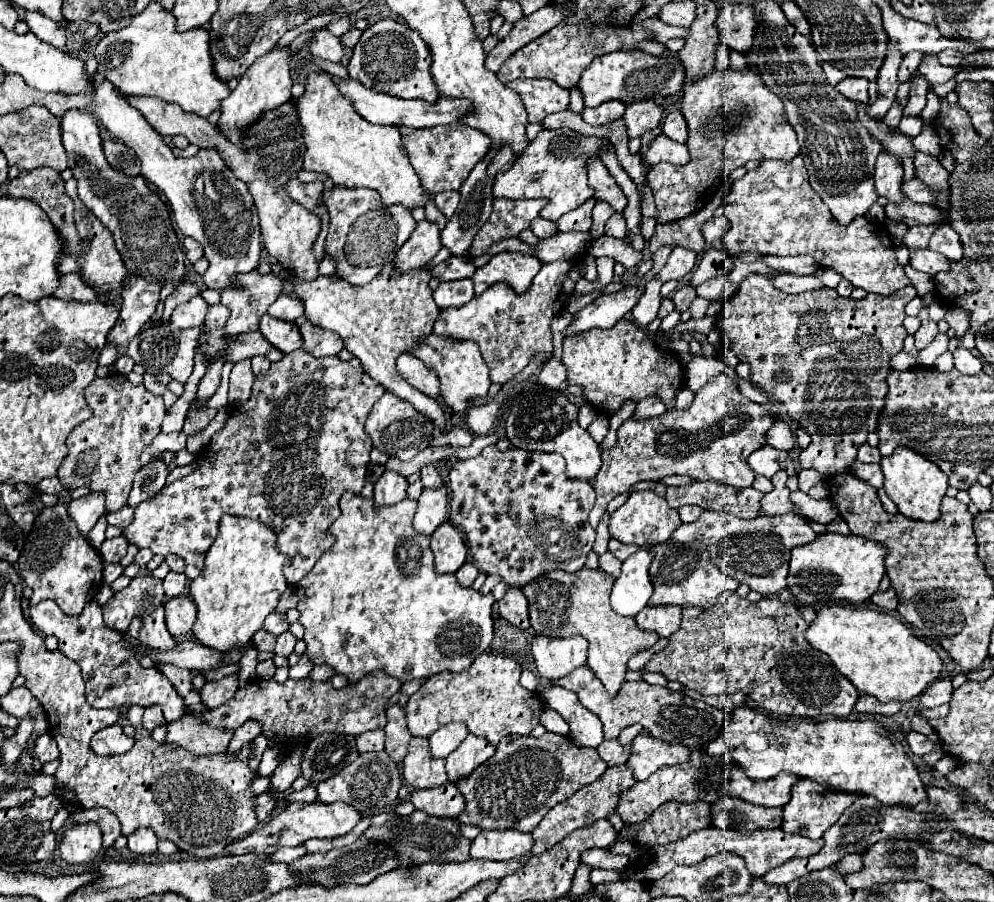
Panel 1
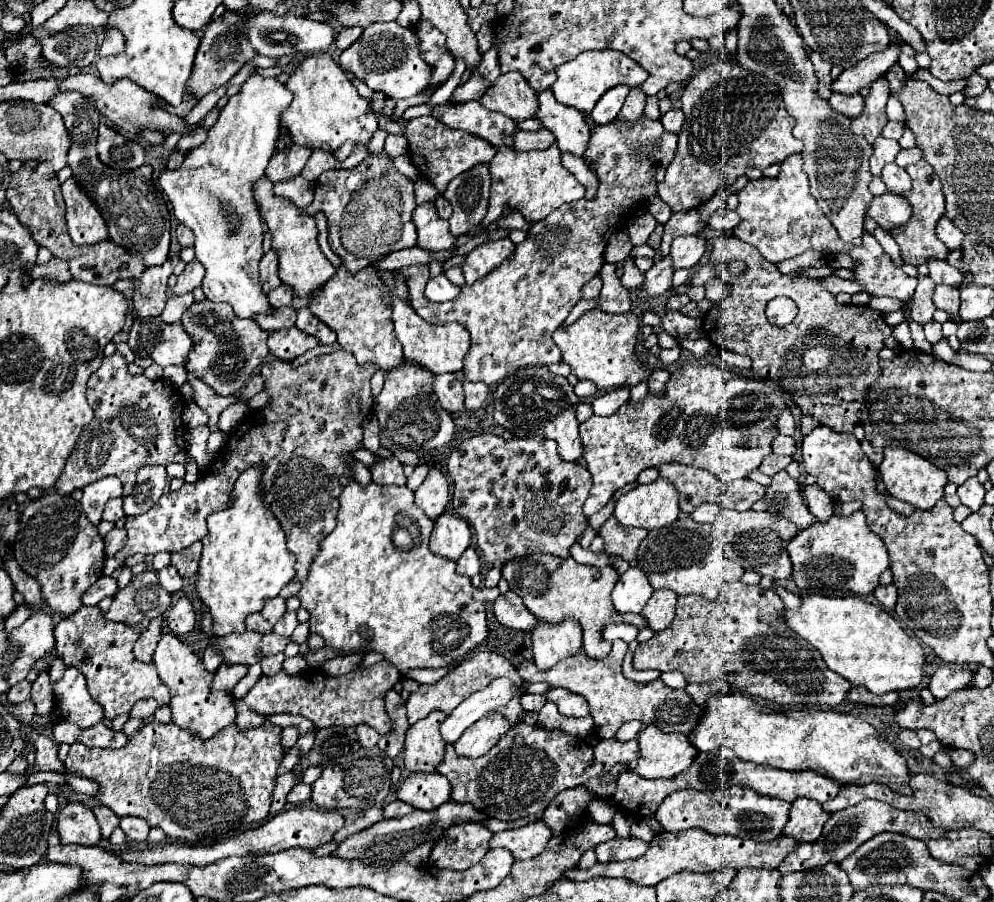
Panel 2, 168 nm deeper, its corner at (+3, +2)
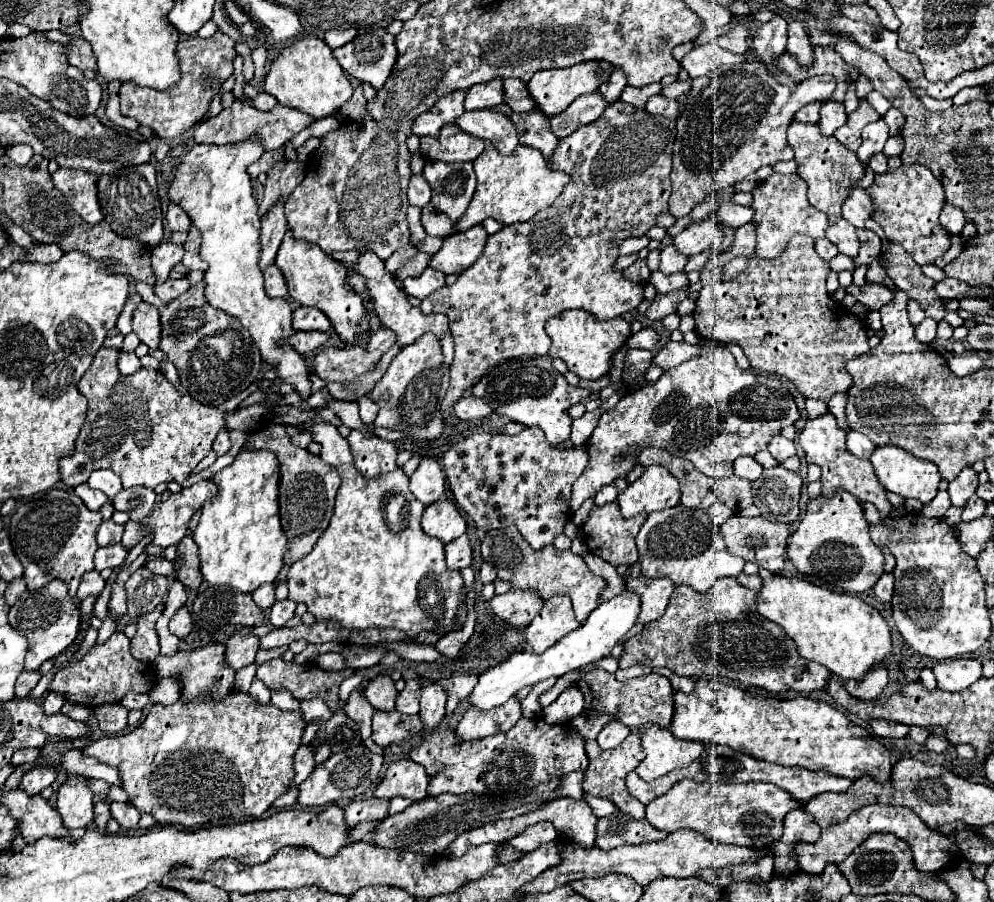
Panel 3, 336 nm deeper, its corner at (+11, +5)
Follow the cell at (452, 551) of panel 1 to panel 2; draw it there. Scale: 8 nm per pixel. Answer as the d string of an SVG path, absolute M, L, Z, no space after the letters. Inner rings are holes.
M445 512L435 520L435 528L429 542L431 552L449 560L457 560L465 552L469 542L471 542L471 528L463 518Z

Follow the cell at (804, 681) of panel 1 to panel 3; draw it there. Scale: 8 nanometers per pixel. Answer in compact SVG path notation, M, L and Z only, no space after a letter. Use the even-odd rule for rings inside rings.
M721 577L707 593L697 593L687 585L675 587L669 605L655 623L633 635L623 649L619 667L633 665L667 667L685 677L717 677L741 685L763 687L771 693L825 691L831 681L829 669L799 657L795 643L773 621L755 613L755 593L735 577Z

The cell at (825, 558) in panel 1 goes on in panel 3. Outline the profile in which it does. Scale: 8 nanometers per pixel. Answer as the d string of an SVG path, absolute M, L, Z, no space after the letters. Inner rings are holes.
M839 491L835 497L817 497L807 505L805 517L787 539L787 559L813 585L837 593L867 591L883 575L883 553L869 537L869 523L859 499L847 491Z

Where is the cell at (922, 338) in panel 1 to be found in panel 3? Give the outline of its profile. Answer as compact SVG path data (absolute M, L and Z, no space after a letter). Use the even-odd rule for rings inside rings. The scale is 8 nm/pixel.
M891 243L889 249L883 251L883 255L887 259L887 275L897 285L897 289L905 291L909 299L917 301L927 317L941 321L945 309L941 305L941 299L933 293L932 288L936 281L925 277L921 267L911 259L911 255L907 255L895 243Z

